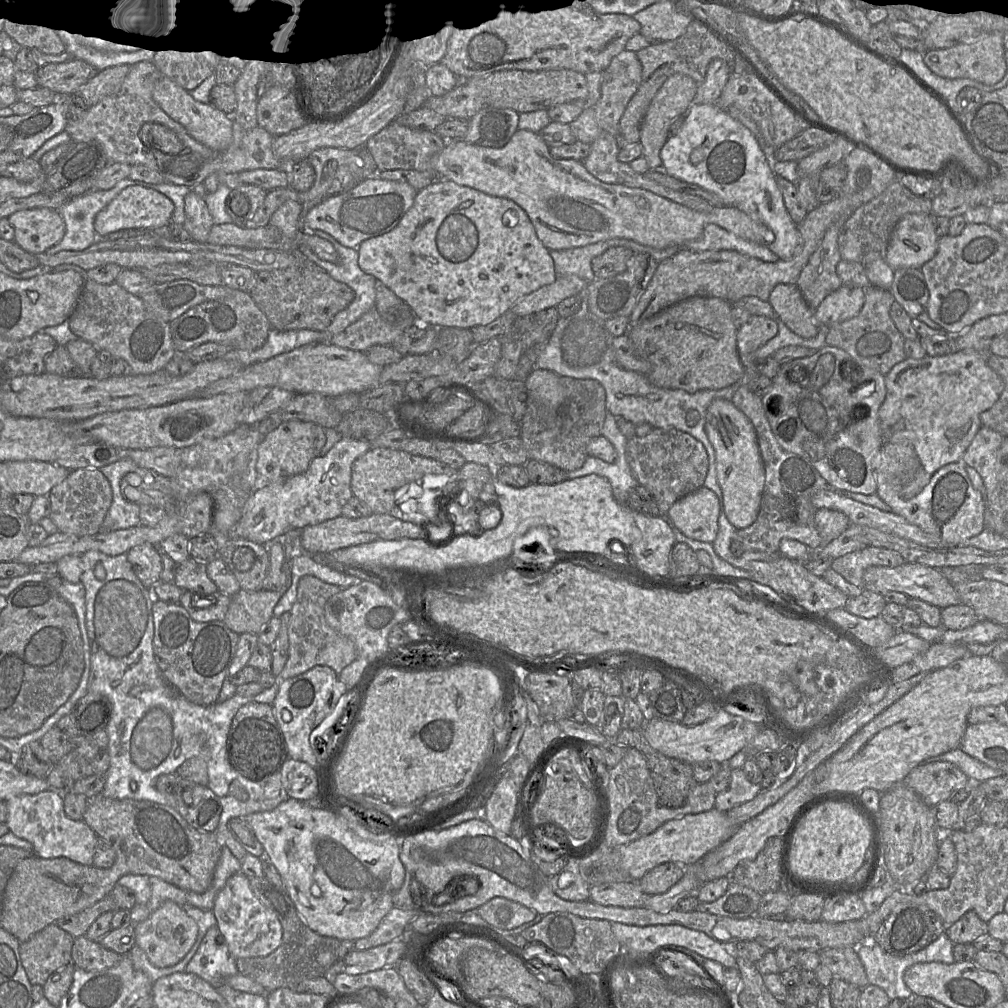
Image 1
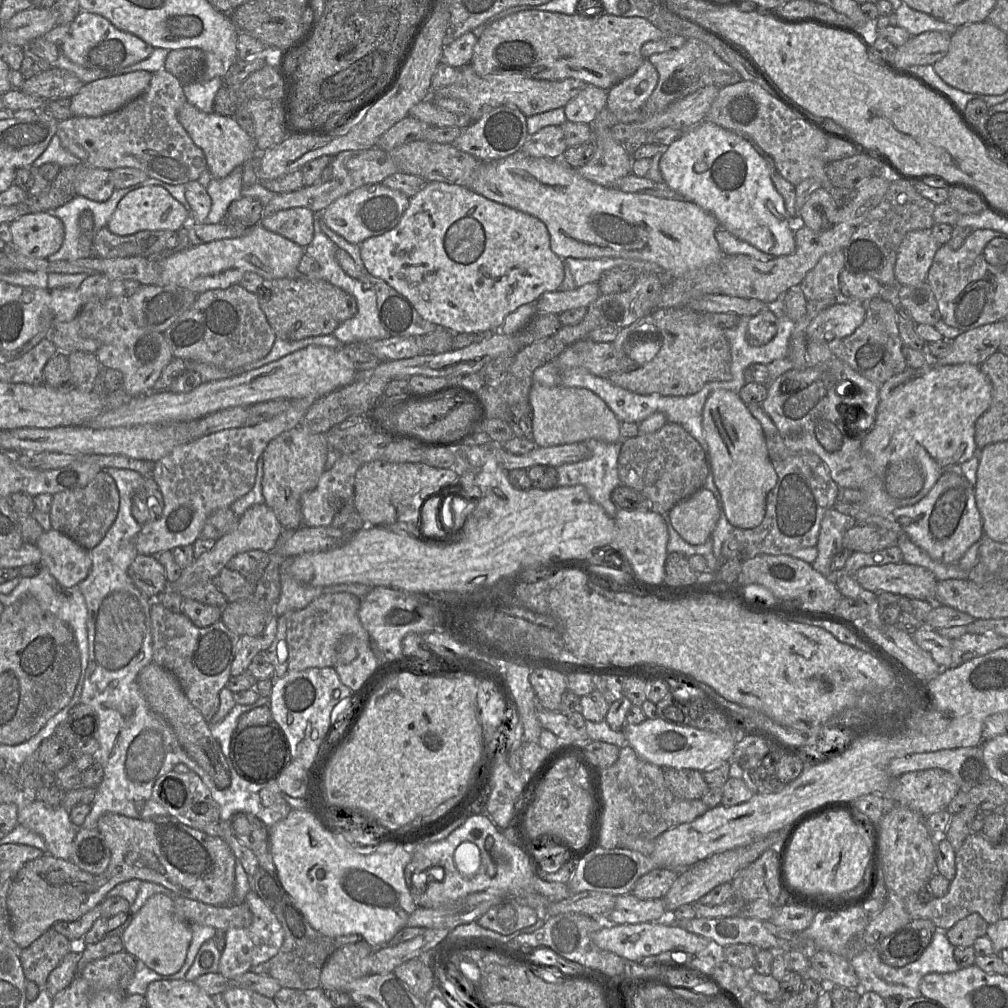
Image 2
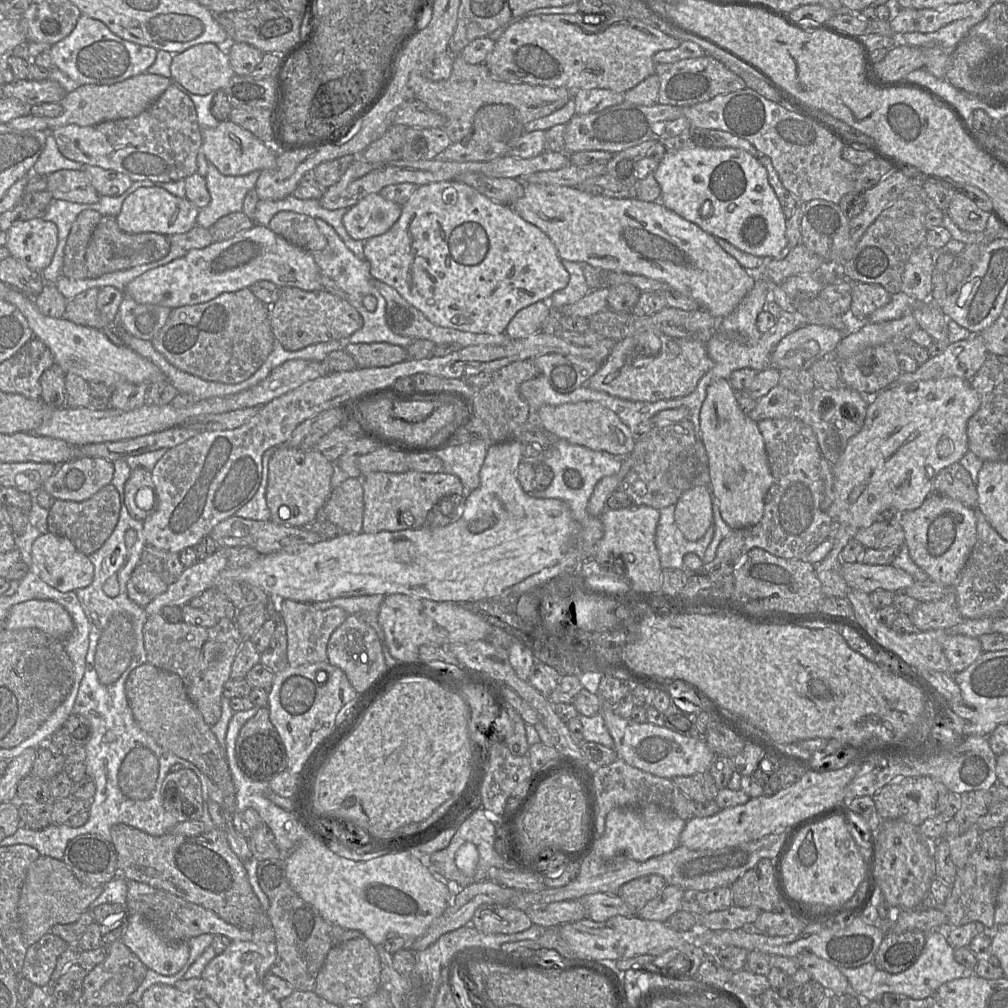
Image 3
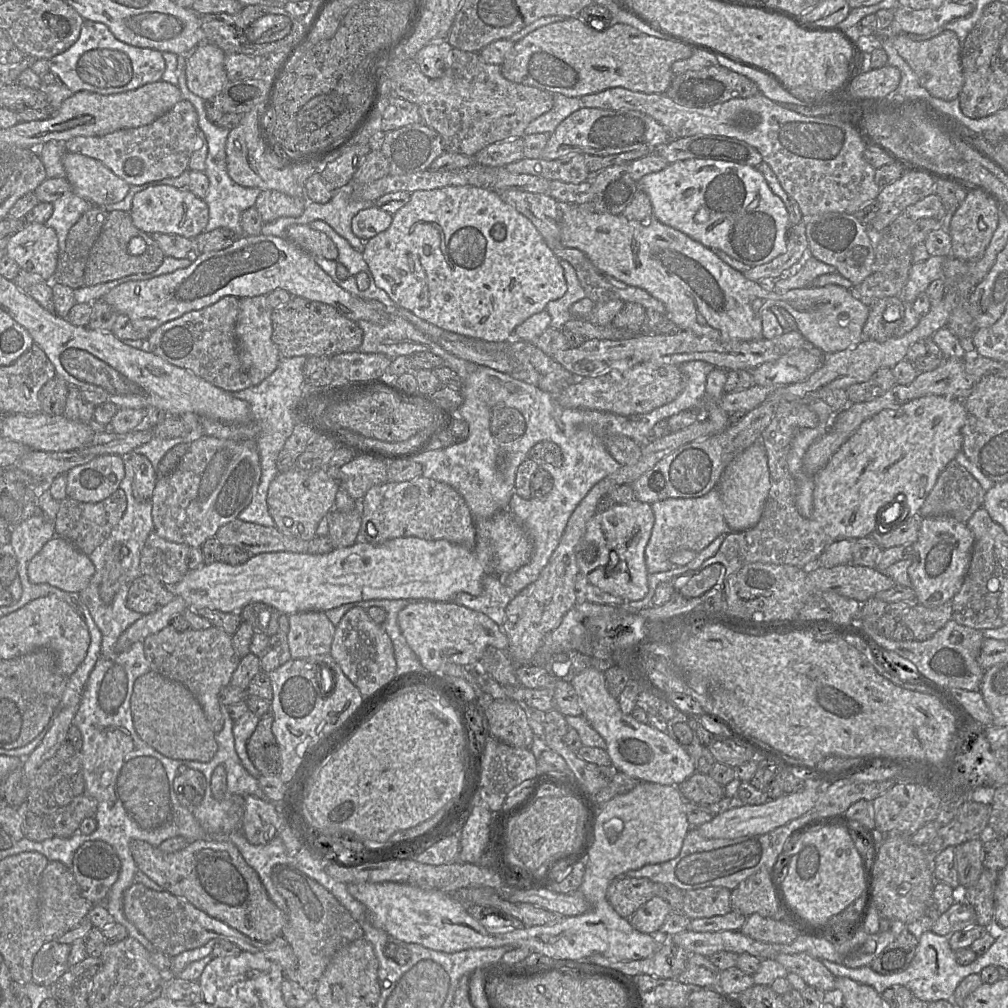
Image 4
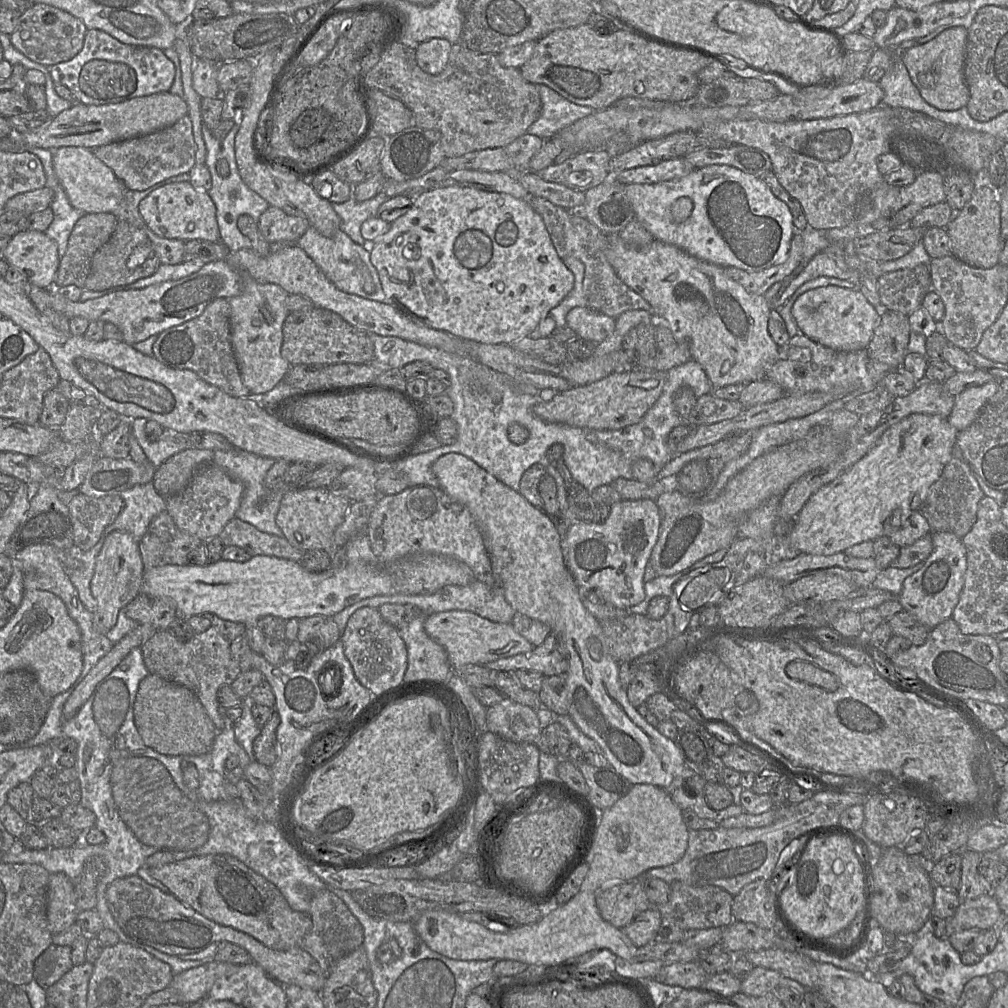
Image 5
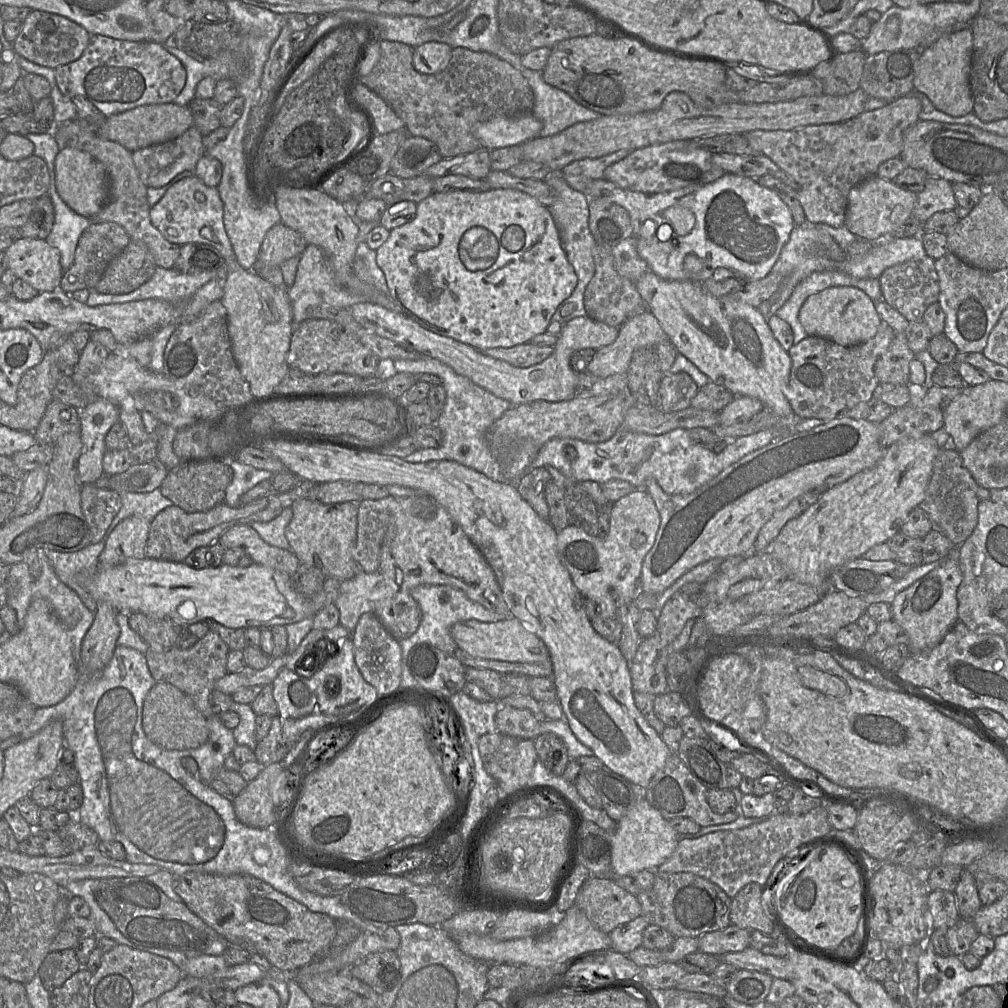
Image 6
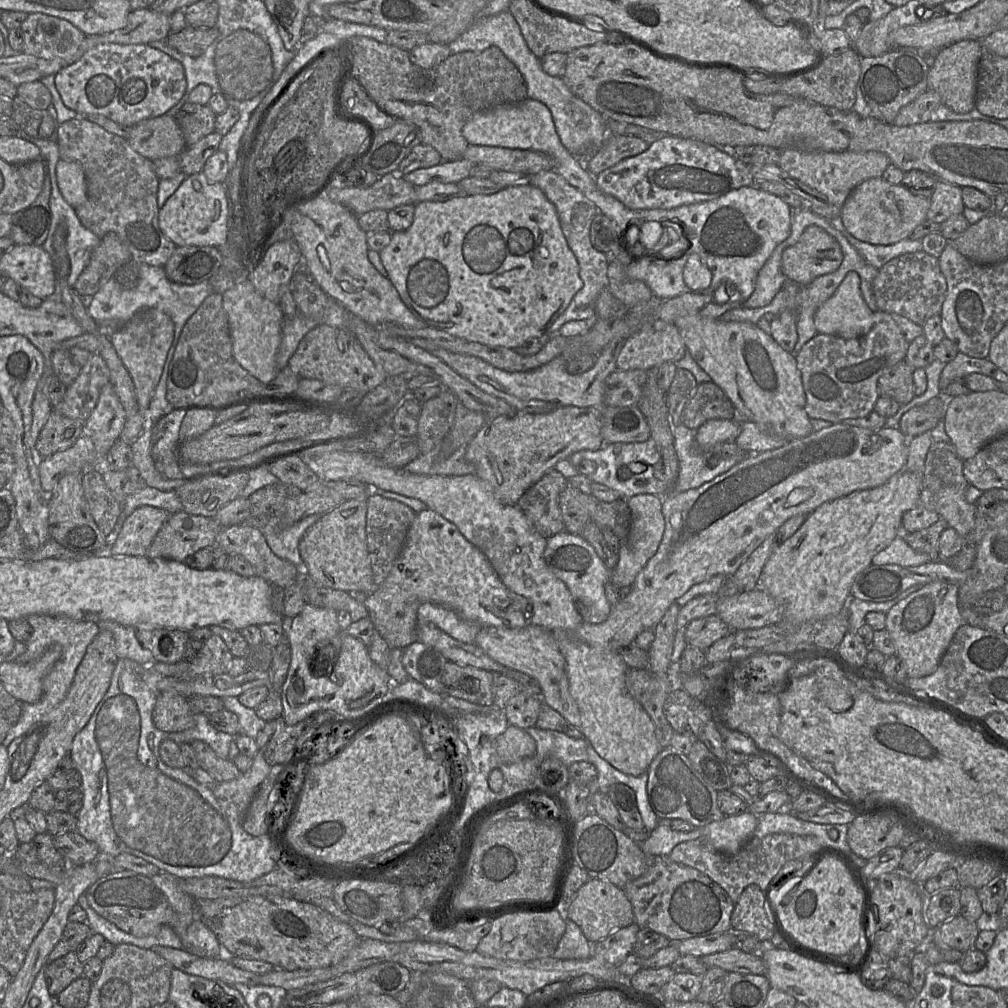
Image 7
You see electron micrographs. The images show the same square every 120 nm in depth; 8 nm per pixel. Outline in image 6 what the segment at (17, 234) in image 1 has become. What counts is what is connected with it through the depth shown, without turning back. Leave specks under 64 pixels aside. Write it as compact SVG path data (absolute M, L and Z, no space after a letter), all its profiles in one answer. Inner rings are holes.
M21 237L4 251L7 268L39 293L60 286L60 252L46 240Z

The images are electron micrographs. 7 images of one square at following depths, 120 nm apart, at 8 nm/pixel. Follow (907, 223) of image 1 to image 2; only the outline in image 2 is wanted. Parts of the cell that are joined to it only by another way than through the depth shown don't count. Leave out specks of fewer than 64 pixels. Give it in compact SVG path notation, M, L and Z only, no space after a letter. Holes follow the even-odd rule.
M931 229L908 232L897 253L894 269L896 283L917 285L926 281L939 246Z

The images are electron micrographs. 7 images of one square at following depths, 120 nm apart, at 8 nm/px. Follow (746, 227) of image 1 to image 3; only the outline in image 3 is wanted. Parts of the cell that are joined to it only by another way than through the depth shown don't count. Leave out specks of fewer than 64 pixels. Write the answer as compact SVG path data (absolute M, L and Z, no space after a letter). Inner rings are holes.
M524 184L524 195L510 207L550 238L561 260L587 263L605 271L640 275L665 282L697 301L701 309L719 320L731 314L755 285L752 273L725 252L715 237L667 209L660 201L645 202L634 196L615 198L593 195L571 186Z

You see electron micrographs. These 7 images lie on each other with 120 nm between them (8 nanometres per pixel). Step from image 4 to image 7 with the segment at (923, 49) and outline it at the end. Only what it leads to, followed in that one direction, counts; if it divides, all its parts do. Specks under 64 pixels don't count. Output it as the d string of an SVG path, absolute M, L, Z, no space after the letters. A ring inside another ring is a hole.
M965 39L939 50L930 59L928 90L936 91L942 103L957 113L968 113L975 107L977 70L982 54L981 40Z

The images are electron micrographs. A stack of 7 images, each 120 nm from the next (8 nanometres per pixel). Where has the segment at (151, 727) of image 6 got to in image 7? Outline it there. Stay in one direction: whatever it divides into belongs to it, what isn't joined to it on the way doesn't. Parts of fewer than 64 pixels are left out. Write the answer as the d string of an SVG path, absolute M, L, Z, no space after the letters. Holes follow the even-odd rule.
M173 692L157 695L152 718L155 727L163 732L180 732L193 726L193 710L188 698Z

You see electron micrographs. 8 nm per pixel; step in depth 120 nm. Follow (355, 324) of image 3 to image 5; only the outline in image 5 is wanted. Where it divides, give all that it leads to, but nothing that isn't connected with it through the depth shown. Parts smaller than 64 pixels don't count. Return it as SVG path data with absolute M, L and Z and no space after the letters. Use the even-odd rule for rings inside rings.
M313 306L291 311L287 315L283 324L281 355L291 366L366 364L373 361L374 345L367 332L355 328L335 312Z

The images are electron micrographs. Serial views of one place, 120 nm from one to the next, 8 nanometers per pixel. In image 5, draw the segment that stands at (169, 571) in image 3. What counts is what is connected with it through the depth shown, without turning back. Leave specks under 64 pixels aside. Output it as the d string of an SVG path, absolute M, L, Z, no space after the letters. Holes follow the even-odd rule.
M166 510L161 511L139 541L144 571L168 564L185 565L188 554L202 543L198 537L180 530Z

